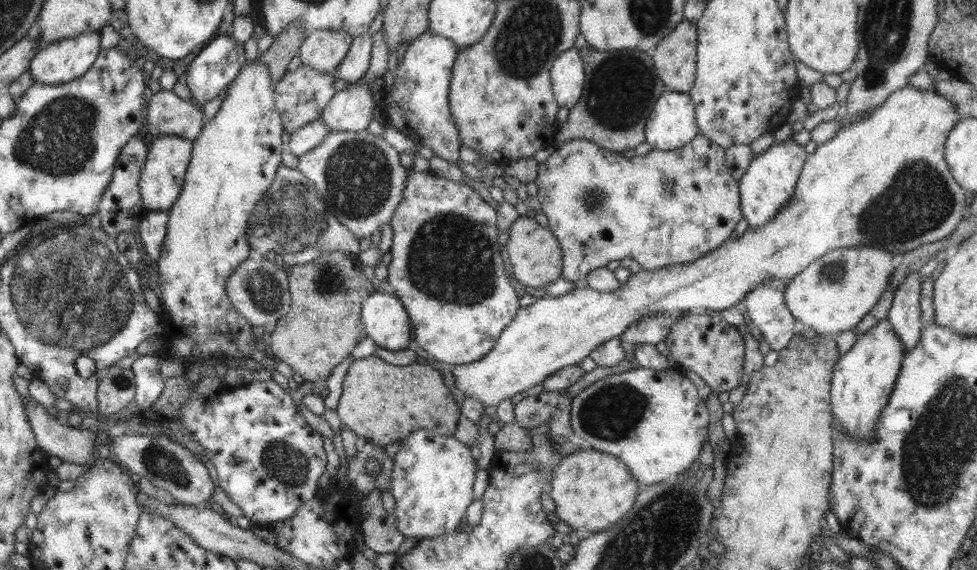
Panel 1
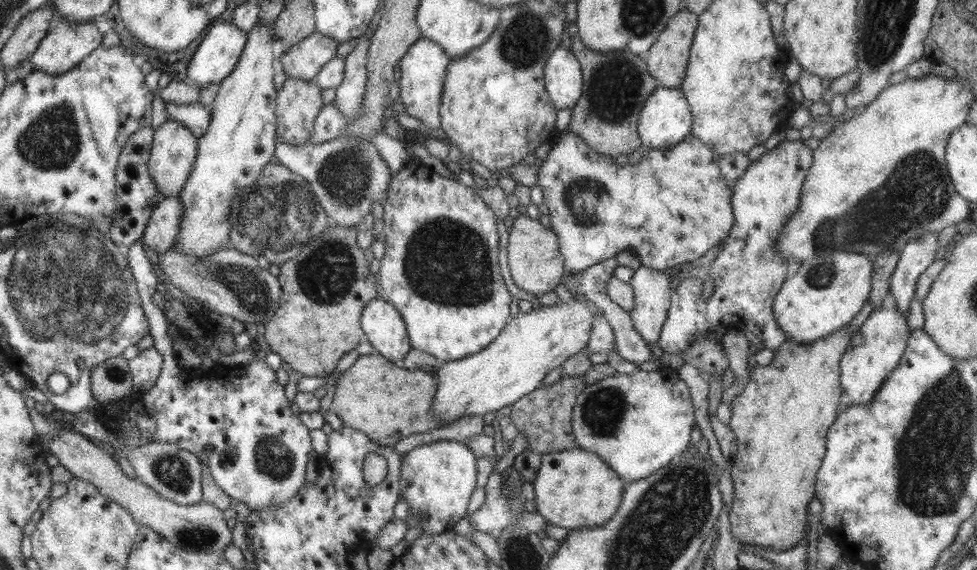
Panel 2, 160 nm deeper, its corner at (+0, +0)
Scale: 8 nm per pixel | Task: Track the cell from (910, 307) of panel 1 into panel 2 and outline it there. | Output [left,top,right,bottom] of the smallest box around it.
[890,233,938,318]

